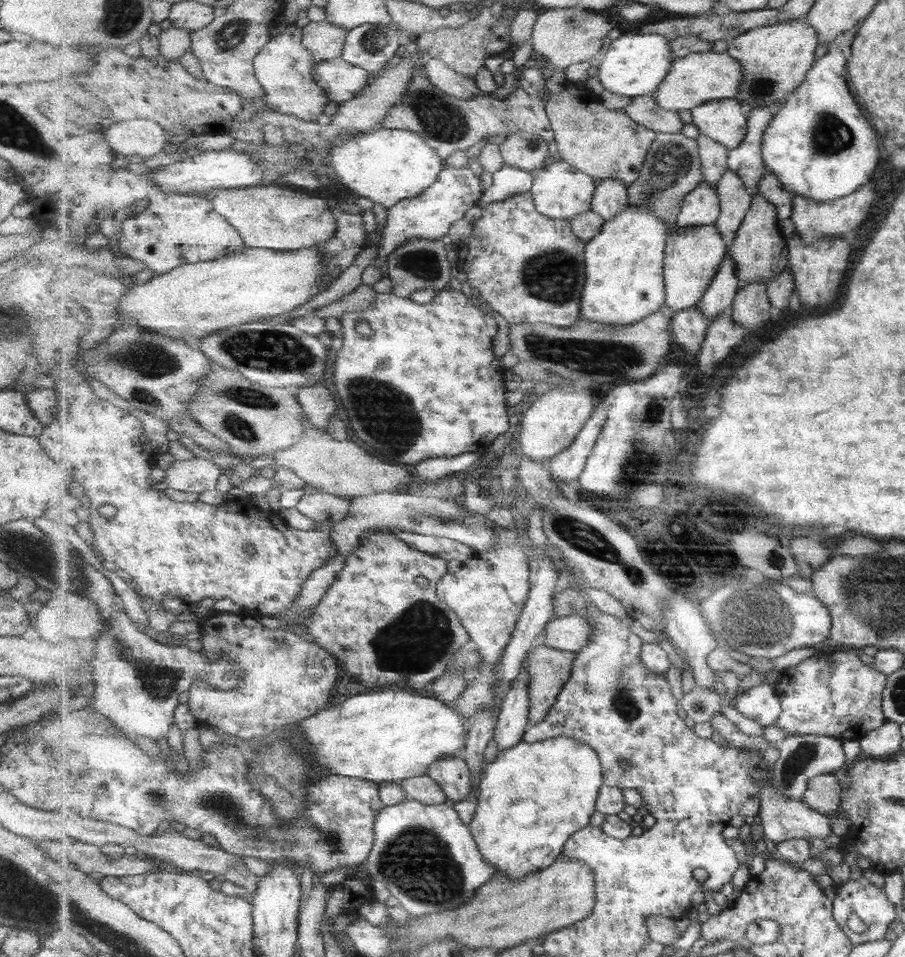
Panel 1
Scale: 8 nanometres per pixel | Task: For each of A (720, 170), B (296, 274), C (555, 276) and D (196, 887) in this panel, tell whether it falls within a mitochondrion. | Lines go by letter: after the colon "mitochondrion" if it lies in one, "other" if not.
A: other
B: other
C: mitochondrion
D: other

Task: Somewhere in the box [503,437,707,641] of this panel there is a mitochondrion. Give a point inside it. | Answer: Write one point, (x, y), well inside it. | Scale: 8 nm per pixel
(571, 531)

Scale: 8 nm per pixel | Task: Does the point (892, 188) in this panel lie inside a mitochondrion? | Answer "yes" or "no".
no

